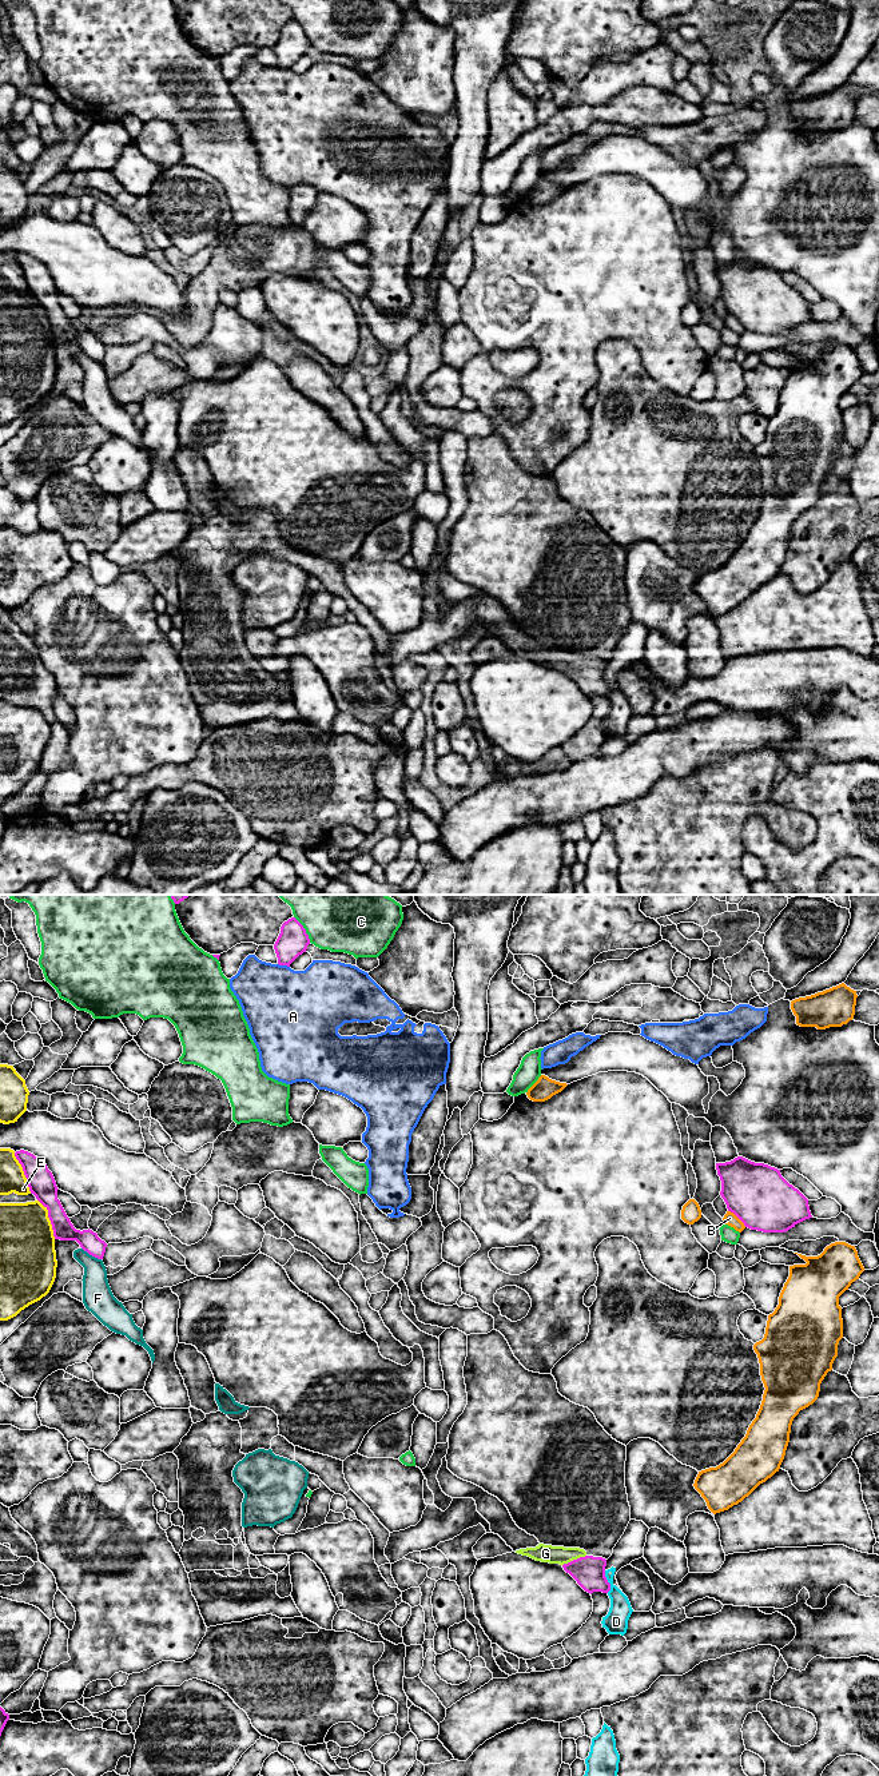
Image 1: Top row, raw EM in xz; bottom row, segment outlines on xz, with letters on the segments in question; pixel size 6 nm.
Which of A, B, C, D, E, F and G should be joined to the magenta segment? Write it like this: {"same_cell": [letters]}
{"same_cell": ["G"]}

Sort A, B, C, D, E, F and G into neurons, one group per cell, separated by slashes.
A / B / C / D / E / F / G

